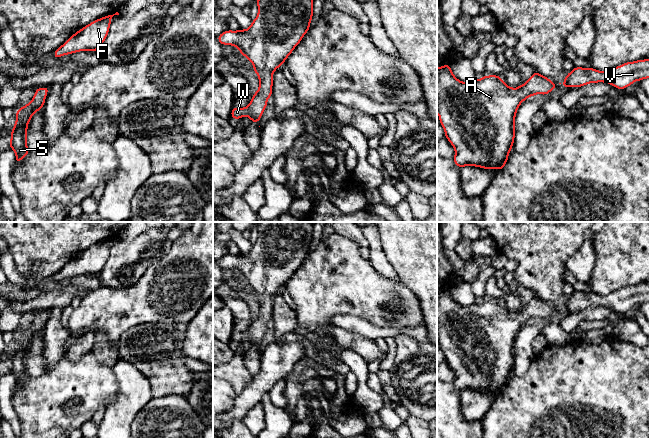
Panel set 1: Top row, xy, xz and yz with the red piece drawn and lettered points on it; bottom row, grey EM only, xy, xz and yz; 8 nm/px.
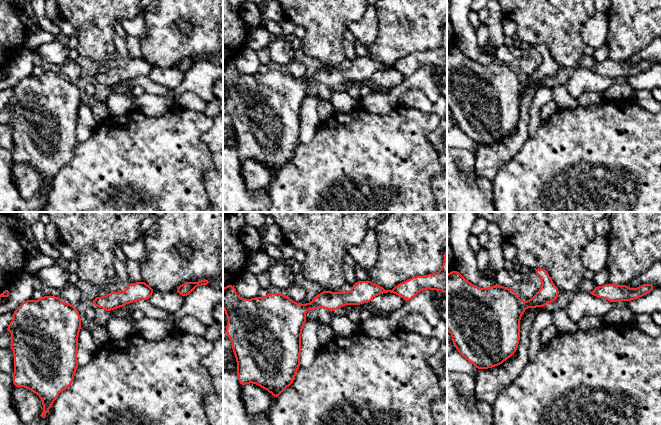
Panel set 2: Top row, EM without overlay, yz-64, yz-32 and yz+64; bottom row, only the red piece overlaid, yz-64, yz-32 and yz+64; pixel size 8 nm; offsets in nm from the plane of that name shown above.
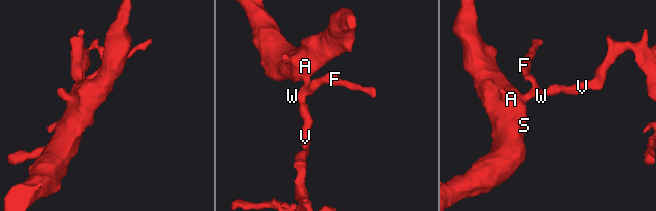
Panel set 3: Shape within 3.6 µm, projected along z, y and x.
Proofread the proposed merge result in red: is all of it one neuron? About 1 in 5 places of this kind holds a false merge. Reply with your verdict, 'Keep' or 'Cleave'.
Keep

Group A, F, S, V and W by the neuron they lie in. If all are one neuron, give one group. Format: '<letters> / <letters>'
A F S V W

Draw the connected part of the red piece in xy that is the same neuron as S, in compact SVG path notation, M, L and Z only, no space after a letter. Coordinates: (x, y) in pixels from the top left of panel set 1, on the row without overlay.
M48 311L37 312L32 325L16 336L16 347L10 358L12 363L9 366L10 372L16 377L15 387L19 387L25 379L30 377L27 372L28 347L35 336L43 333L48 315Z

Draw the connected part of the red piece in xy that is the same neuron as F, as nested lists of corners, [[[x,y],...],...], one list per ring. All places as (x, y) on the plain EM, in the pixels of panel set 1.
[[[119,237],[102,241],[77,255],[54,275],[54,283],[78,275],[98,275],[108,259],[114,239],[119,239]]]

